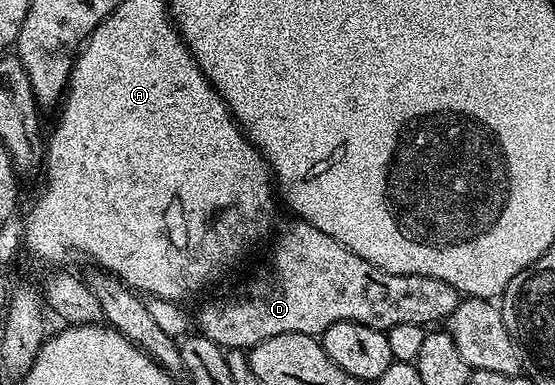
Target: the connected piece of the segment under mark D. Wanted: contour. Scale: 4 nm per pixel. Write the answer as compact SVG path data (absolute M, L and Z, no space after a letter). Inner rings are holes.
M303 221L292 222L296 223L290 224L272 247L272 268L261 279L250 280L241 295L216 299L206 304L200 315L200 323L198 319L199 334L225 349L251 349L282 333L320 337L326 329L330 329L330 325L338 321L354 321L381 329L411 323L440 325L447 321L454 309L458 309L462 296L454 289L454 285L446 285L446 281L438 281L438 277L388 275L382 269L370 265L370 261L358 257L358 253L334 241L334 237L326 237L326 233L314 229L314 225Z

